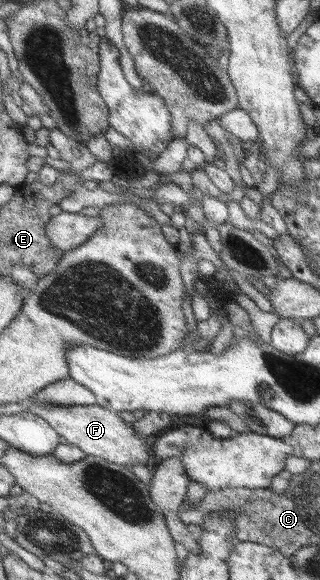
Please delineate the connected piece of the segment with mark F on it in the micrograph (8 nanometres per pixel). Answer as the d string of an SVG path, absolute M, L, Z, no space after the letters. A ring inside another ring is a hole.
M96 403L94 405L56 405L32 404L29 410L45 419L70 445L75 445L90 456L98 456L112 463L131 467L138 463L148 463L153 455L152 447L144 442L143 437L138 437L137 430L132 424L126 423L122 417L113 410L106 409Z

